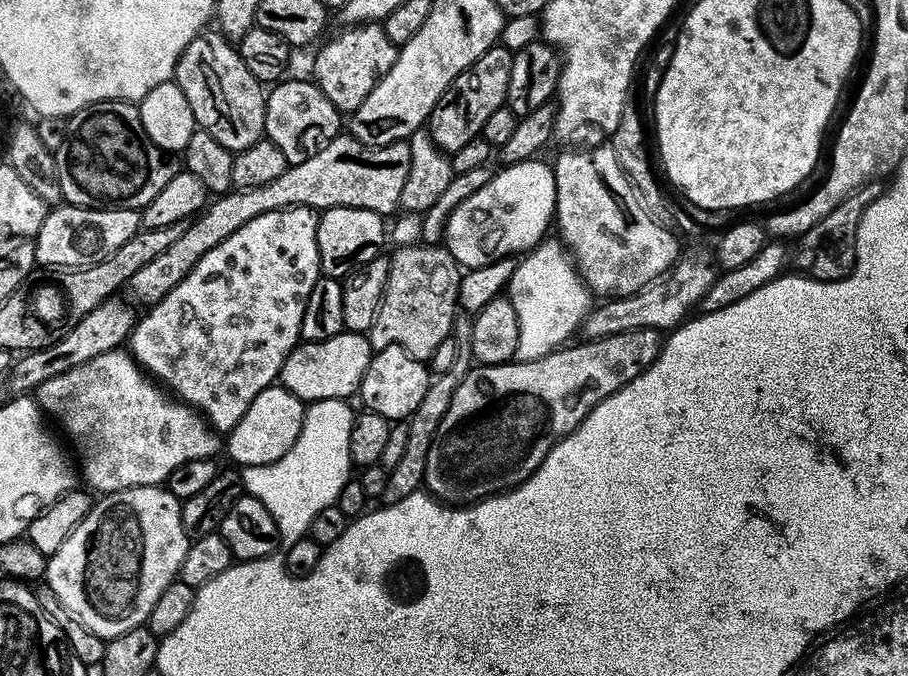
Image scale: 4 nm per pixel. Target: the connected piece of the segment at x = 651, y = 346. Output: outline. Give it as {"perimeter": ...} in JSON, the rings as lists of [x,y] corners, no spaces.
{"perimeter":[[[639,328],[601,340],[584,340],[570,348],[561,346],[536,360],[516,358],[507,364],[481,364],[469,368],[454,390],[450,406],[446,406],[434,442],[430,442],[423,487],[449,506],[467,506],[523,484],[535,474],[552,447],[569,436],[593,408],[626,387],[660,357],[660,336],[657,329]]]}

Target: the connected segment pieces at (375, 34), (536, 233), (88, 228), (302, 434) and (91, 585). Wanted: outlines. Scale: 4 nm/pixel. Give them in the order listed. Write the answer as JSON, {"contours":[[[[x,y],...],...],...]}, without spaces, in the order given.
{"contours":[[[[380,22],[355,24],[340,31],[342,32],[338,33],[337,36],[330,37],[328,41],[325,39],[319,45],[321,48],[317,50],[316,57],[312,60],[310,76],[322,90],[322,94],[326,94],[326,98],[330,98],[330,102],[340,113],[351,114],[358,110],[362,102],[369,97],[370,92],[378,86],[379,80],[394,66],[398,45],[390,42],[390,38],[386,38],[386,30],[383,23]]],[[[540,158],[528,159],[508,167],[501,167],[492,175],[490,182],[482,186],[482,190],[470,194],[470,198],[461,202],[448,216],[444,226],[443,243],[461,269],[487,268],[489,264],[494,264],[498,260],[515,257],[515,252],[524,254],[535,248],[545,239],[544,231],[547,230],[548,224],[550,228],[555,215],[556,173],[553,165],[543,164]]],[[[61,203],[53,207],[44,216],[44,221],[39,230],[36,231],[34,243],[34,255],[37,265],[44,270],[75,270],[86,268],[94,264],[101,264],[118,246],[122,246],[129,238],[140,231],[140,212],[135,208],[110,208],[101,206],[99,208],[81,208],[78,204]]],[[[314,400],[304,409],[302,430],[298,430],[298,438],[294,438],[294,446],[278,458],[278,462],[266,466],[254,466],[243,469],[244,490],[247,495],[258,498],[270,514],[274,514],[274,522],[278,522],[280,543],[287,546],[305,539],[309,535],[314,518],[326,506],[335,504],[342,486],[353,475],[354,465],[350,458],[350,426],[354,413],[343,400]]],[[[167,487],[128,488],[125,492],[118,492],[111,498],[101,500],[104,500],[101,504],[100,501],[93,503],[90,514],[78,526],[78,530],[74,530],[74,534],[70,534],[70,538],[66,538],[66,542],[62,542],[62,546],[58,546],[58,550],[53,556],[47,557],[46,586],[50,590],[54,590],[54,594],[58,594],[58,602],[62,602],[62,606],[66,606],[66,610],[70,610],[70,614],[78,617],[90,631],[98,634],[107,642],[114,639],[118,634],[126,634],[126,630],[134,630],[147,625],[150,610],[154,610],[154,602],[158,602],[159,596],[162,595],[162,590],[166,590],[166,586],[170,586],[173,580],[180,575],[180,567],[188,553],[190,537],[184,528],[184,514],[181,501],[177,500],[175,494],[169,492]]]]}

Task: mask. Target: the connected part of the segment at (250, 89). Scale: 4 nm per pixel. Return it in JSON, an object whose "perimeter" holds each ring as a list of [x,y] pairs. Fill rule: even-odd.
{"perimeter":[[[205,30],[187,44],[176,63],[174,81],[193,110],[195,127],[218,138],[226,150],[235,154],[265,139],[265,85],[246,70],[246,62],[242,62],[233,41],[219,31]]]}

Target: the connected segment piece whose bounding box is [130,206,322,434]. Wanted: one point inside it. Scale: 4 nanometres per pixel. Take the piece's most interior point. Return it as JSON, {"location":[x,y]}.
{"location":[218,338]}

